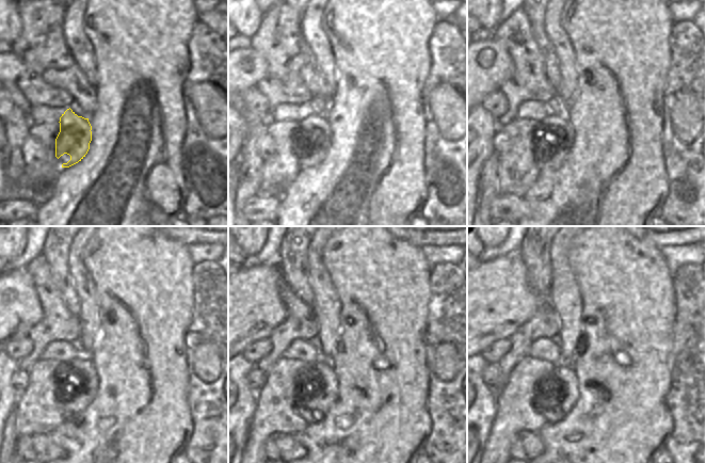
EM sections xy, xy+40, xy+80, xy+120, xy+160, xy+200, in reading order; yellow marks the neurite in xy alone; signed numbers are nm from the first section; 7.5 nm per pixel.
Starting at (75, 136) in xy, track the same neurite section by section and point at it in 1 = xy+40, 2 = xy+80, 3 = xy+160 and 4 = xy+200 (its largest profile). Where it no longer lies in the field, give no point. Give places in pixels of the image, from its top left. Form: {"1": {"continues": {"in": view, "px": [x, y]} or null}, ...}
{"1": {"continues": {"in": "xy+40", "px": [315, 130]}}, "2": {"continues": {"in": "xy+80", "px": [559, 137]}}, "3": {"continues": {"in": "xy+160", "px": [322, 389]}}, "4": {"continues": {"in": "xy+200", "px": [562, 393]}}}

